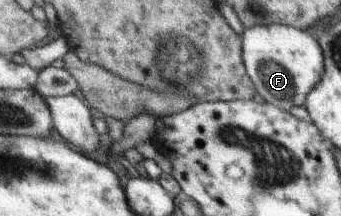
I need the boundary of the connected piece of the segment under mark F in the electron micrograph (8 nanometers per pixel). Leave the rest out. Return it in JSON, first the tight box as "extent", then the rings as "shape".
{"extent":[241,24,324,111],"shape":[[[287,24],[245,28],[241,36],[241,60],[256,92],[282,111],[289,111],[294,106],[304,107],[308,93],[318,85],[324,73],[321,43],[305,30]]]}

